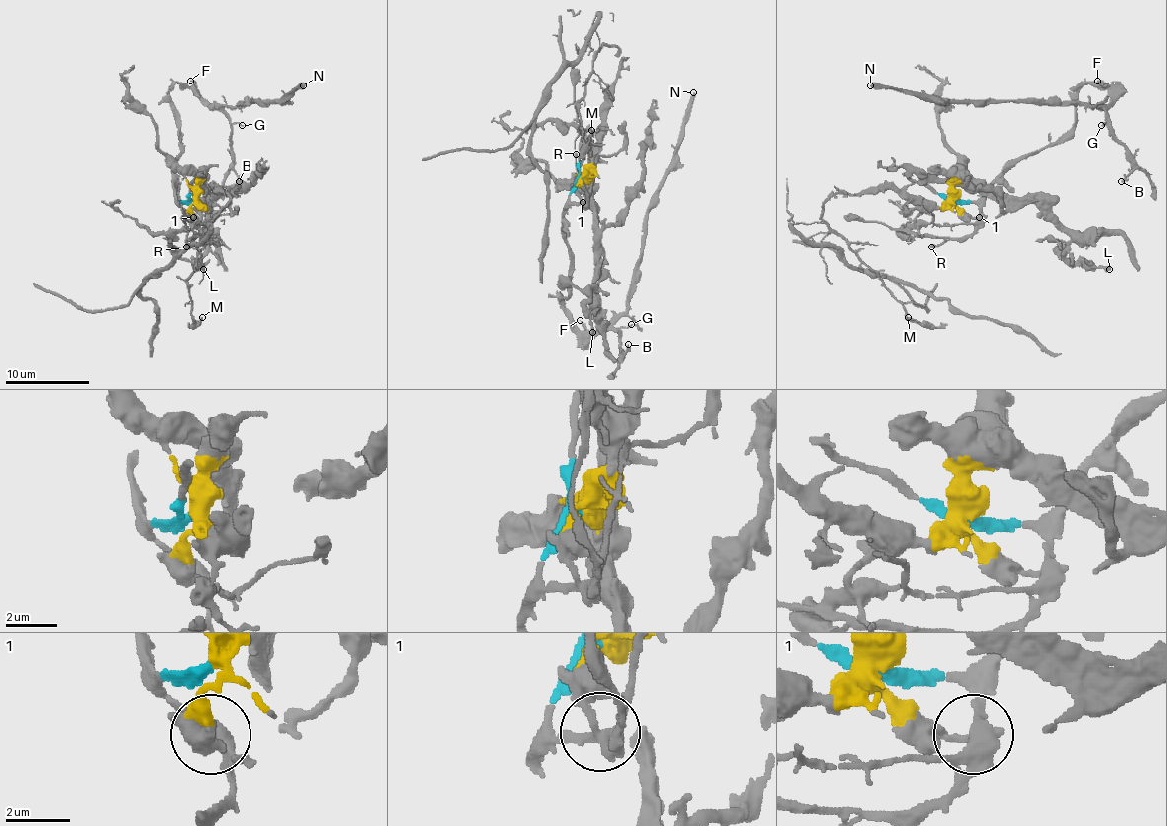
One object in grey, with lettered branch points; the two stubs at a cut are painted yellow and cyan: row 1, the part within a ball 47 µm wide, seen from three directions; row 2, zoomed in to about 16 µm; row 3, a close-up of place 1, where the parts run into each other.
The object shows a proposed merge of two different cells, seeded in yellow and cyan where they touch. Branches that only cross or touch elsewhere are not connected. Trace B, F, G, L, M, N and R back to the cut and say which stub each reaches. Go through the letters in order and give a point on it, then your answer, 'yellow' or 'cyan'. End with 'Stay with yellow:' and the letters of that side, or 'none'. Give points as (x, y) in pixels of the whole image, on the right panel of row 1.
B: at (1121, 181); cyan
F: at (1097, 81); cyan
G: at (1101, 125); cyan
L: at (1109, 269); yellow
M: at (908, 317); yellow
N: at (870, 85); cyan
R: at (931, 247); cyan
Stay with yellow: L, M

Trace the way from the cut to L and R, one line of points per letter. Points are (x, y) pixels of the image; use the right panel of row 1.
L: (956, 197), (956, 184), (970, 182), (1015, 201), (1036, 201), (1070, 237), (1066, 255), (1070, 259), (1109, 270)
R: (956, 199), (977, 203), (979, 218), (975, 229), (964, 237), (930, 247)

